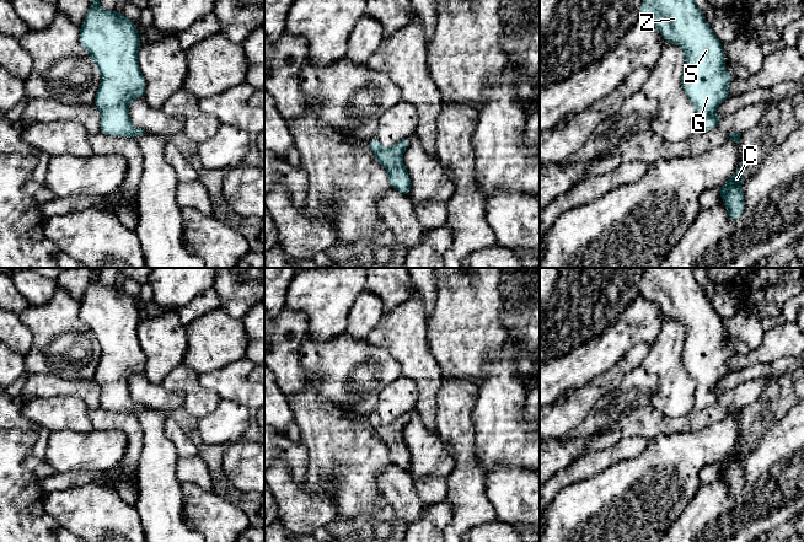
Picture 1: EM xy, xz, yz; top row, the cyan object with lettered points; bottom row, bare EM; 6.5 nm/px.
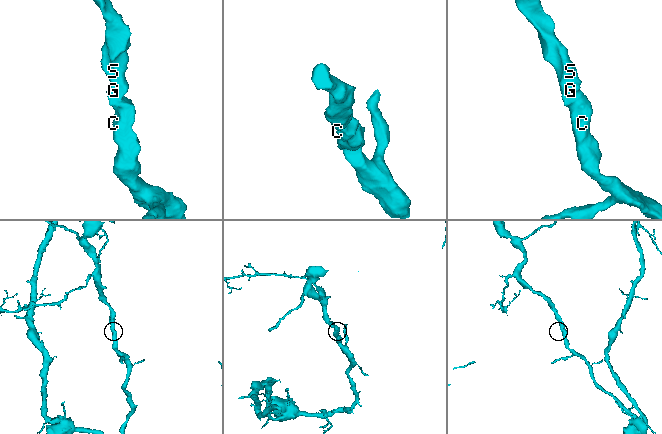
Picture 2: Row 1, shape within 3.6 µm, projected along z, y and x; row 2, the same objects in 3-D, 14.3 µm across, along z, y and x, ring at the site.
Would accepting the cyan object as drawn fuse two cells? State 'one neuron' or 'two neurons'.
one neuron

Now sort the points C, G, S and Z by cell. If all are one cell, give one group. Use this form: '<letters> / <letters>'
C G S Z

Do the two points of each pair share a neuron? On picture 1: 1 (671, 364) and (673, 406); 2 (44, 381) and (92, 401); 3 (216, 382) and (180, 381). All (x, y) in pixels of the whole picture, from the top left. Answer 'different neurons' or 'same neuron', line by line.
1: same neuron
2: same neuron
3: different neurons

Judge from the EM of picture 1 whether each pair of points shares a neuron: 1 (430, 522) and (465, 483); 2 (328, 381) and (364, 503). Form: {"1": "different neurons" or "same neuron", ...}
{"1": "different neurons", "2": "different neurons"}

